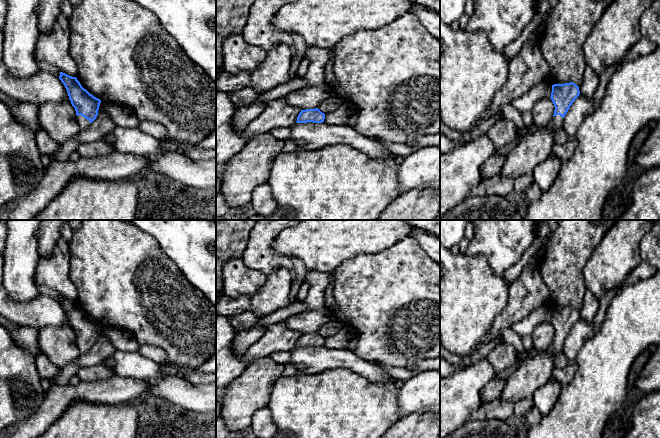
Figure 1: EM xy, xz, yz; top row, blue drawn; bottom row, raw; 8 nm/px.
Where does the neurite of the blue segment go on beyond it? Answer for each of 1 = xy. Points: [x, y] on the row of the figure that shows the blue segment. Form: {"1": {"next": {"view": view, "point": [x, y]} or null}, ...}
{"1": {"next": {"view": "xy", "point": [83, 123]}}}

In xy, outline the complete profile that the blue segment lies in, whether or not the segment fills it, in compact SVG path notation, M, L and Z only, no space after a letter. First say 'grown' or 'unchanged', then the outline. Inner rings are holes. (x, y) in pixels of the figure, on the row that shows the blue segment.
grown; M60 72L72 106L75 108L80 129L86 129L97 117L101 100L82 87L76 77Z

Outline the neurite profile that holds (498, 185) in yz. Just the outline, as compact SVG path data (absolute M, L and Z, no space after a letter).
M499 173L494 177L481 180L481 182L470 191L467 197L513 194L515 180L516 178L507 177Z

